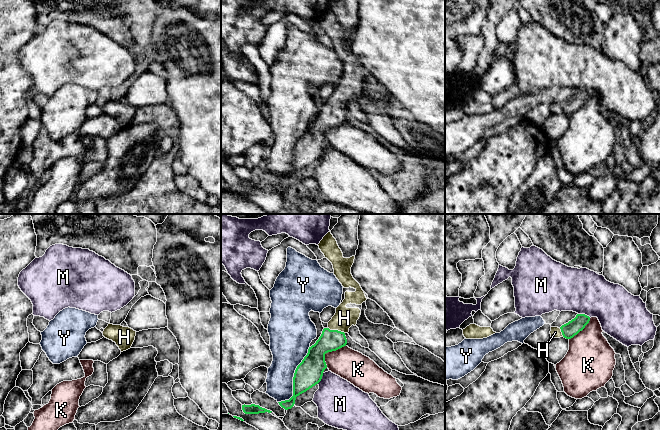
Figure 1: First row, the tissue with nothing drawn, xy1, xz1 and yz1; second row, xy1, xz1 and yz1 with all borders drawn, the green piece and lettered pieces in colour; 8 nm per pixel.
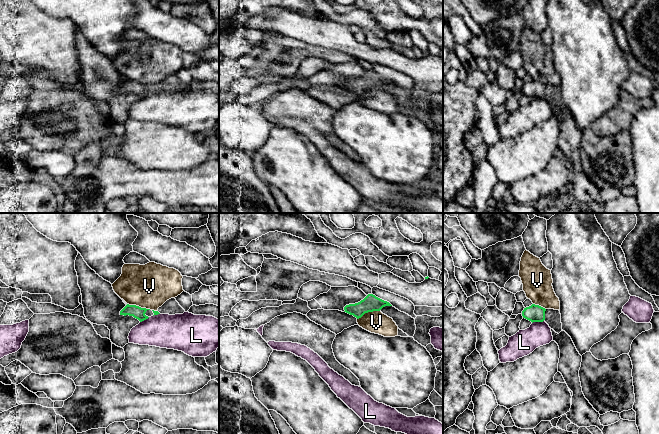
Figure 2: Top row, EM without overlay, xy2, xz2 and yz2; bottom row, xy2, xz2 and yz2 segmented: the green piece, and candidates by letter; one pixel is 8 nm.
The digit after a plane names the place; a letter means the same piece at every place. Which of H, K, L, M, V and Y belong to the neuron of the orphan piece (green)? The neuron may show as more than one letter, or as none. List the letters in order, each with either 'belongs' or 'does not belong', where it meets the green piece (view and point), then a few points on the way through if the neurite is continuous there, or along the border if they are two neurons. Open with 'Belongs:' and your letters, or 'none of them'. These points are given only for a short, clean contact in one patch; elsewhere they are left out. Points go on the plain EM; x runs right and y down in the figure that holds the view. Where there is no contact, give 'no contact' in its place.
Belongs: H
H: belongs | xz1 (336, 106) | across xz1 (330, 116), (336, 106), (344, 94)
K: does not belong | xz1 (328, 127) | along xz1 (345, 121), (328, 127), (325, 130), (326, 143)
L: does not belong | yz2 (537, 97)
M: does not belong | yz1 (584, 90)
V: does not belong | xy2 (138, 82) | along xy2 (127, 79), (150, 85)
Y: does not belong | xz1 (293, 154)

